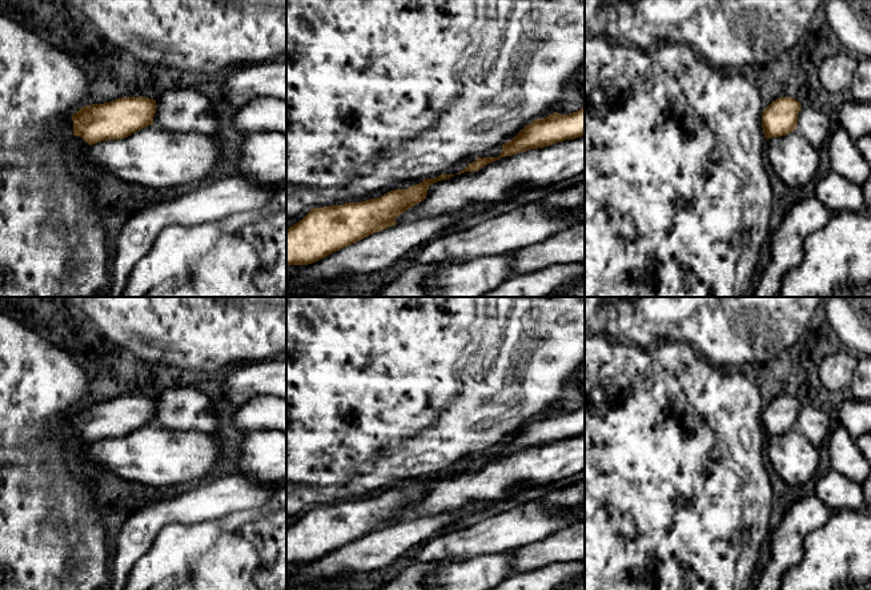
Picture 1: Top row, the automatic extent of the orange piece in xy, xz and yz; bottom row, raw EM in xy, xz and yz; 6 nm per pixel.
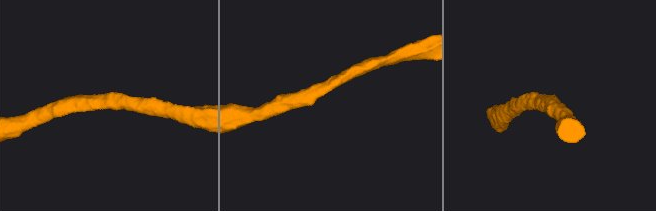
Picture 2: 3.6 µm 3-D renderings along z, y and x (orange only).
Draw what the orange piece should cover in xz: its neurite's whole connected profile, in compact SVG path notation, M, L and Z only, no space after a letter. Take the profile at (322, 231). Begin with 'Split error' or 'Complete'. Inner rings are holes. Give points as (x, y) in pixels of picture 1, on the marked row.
Complete. M443 173L406 189L390 190L378 198L310 209L286 230L286 266L313 264L396 225L401 213L426 198L430 185L453 176Z

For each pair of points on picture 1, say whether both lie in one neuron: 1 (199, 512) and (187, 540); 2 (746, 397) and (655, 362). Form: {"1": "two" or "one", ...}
{"1": "two", "2": "one"}

